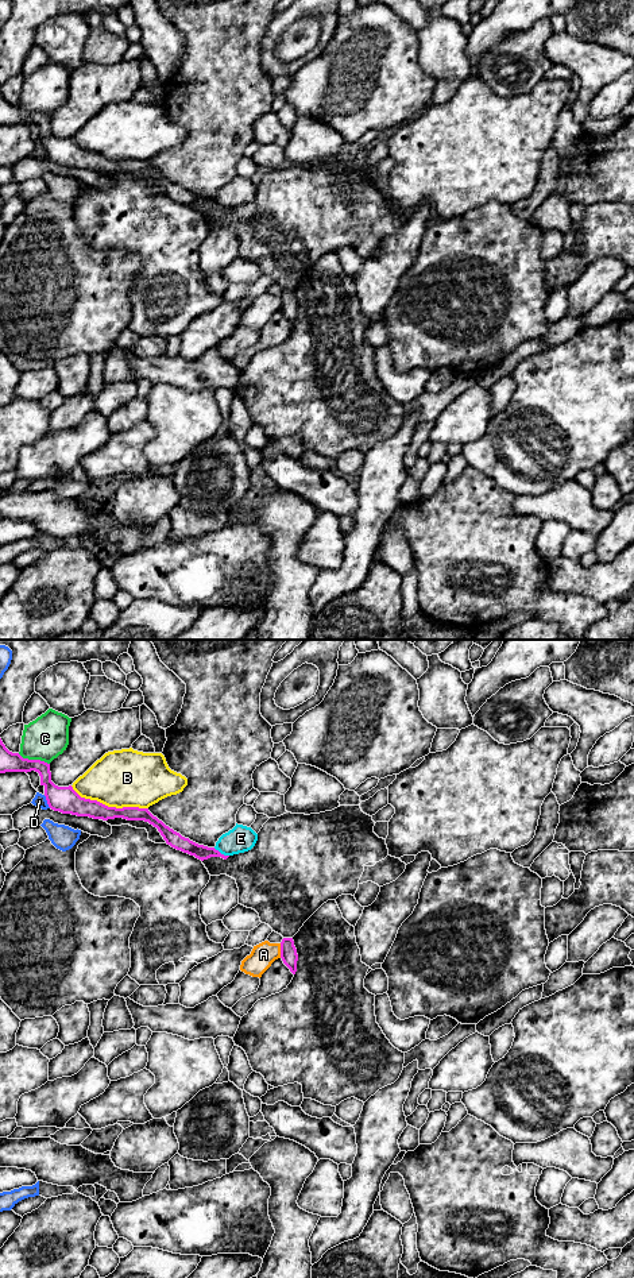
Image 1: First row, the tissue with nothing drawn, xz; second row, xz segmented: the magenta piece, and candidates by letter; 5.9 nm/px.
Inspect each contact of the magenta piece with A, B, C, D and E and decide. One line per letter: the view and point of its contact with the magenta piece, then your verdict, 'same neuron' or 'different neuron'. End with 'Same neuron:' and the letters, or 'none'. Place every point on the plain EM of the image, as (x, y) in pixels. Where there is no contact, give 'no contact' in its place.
A: xz (281, 302) | different neuron
B: xz (109, 159) | different neuron
C: xz (34, 112) | different neuron
D: xz (47, 154) | different neuron
E: xz (220, 205) | different neuron
Same neuron: none

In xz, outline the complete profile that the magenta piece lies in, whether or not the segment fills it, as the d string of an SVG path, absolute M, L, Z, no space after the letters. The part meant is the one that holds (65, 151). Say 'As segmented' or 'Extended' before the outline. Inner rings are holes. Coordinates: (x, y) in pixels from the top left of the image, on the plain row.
As segmented. M0 90L0 126L5 124L31 124L35 123L40 128L40 138L45 139L45 148L51 162L62 166L77 169L89 169L93 171L115 171L144 173L158 181L163 192L171 200L194 208L204 213L210 209L221 209L227 212L229 208L221 206L214 200L198 197L189 190L182 189L154 169L148 161L139 159L108 159L97 152L81 150L71 138L58 139L51 134L50 116L40 112L23 111L19 105L9 104Z

